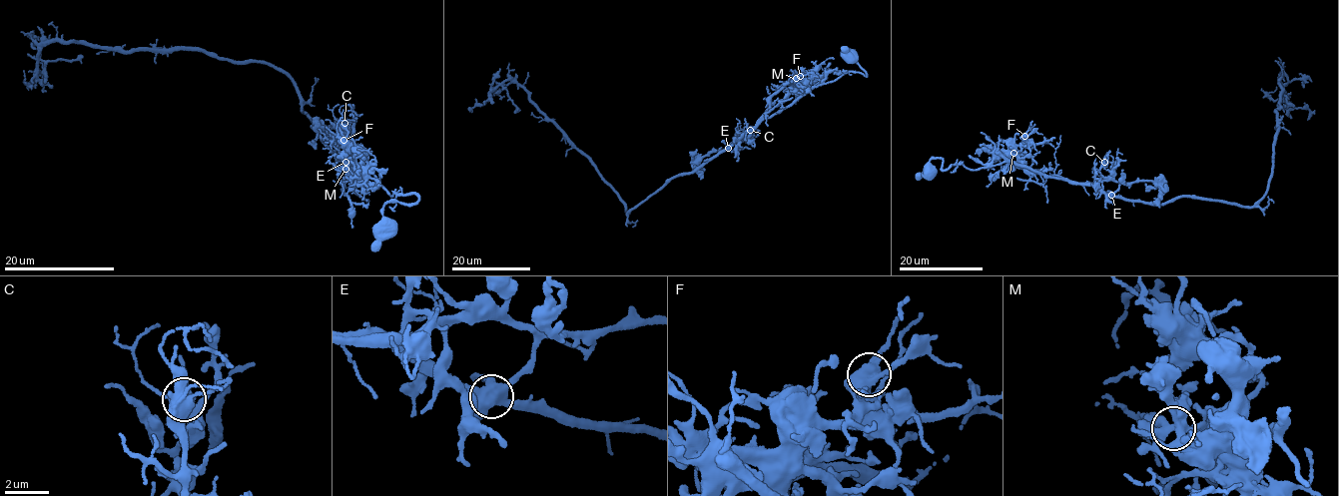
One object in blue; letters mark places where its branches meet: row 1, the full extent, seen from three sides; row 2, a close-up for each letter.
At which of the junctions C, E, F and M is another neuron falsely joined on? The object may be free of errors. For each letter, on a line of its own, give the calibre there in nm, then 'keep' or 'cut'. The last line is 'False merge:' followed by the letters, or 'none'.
C: calibre 480 nm; keep
E: calibre 550 nm; cut
F: calibre 550 nm; keep
M: calibre 380 nm; keep
False merge: E

